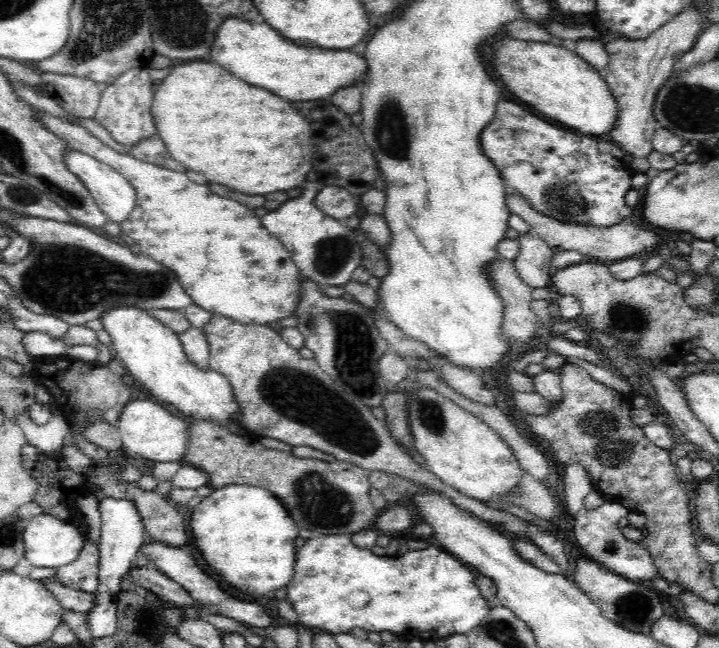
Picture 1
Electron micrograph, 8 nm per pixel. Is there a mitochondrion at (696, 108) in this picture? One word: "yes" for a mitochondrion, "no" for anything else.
yes

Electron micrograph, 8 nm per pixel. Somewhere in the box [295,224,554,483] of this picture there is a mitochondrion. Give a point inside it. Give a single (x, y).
(354, 340)

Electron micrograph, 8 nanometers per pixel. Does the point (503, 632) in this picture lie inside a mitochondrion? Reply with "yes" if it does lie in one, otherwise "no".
yes

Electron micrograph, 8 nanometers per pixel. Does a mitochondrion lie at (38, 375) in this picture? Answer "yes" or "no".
no

